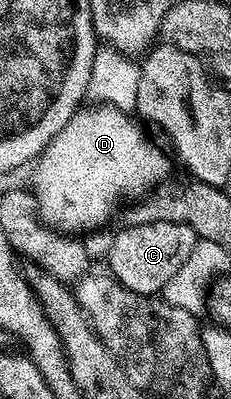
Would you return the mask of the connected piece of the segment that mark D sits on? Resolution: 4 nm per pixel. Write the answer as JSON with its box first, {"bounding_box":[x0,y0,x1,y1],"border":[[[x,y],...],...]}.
{"bounding_box":[35,107,168,227],"border":[[[80,107],[72,118],[52,137],[52,149],[45,149],[45,155],[35,158],[36,181],[44,189],[69,189],[71,199],[78,203],[91,227],[97,227],[107,219],[108,215],[120,205],[120,197],[127,193],[149,192],[150,181],[155,177],[164,177],[168,173],[168,161],[151,145],[144,141],[140,129],[131,121],[127,112],[111,107],[96,107],[86,109]]]}

